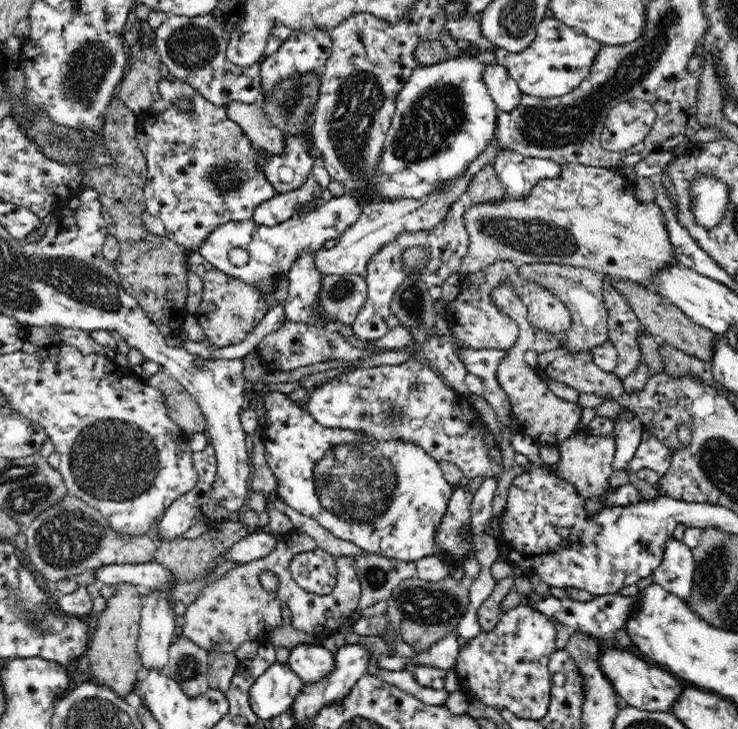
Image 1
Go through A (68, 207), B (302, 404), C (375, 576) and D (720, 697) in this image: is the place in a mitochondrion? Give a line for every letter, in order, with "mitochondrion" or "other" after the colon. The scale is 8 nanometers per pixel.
A: other
B: other
C: mitochondrion
D: other

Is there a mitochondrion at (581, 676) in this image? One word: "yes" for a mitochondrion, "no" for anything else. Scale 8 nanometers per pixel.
no

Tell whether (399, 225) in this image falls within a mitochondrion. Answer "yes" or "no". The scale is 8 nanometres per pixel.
no

